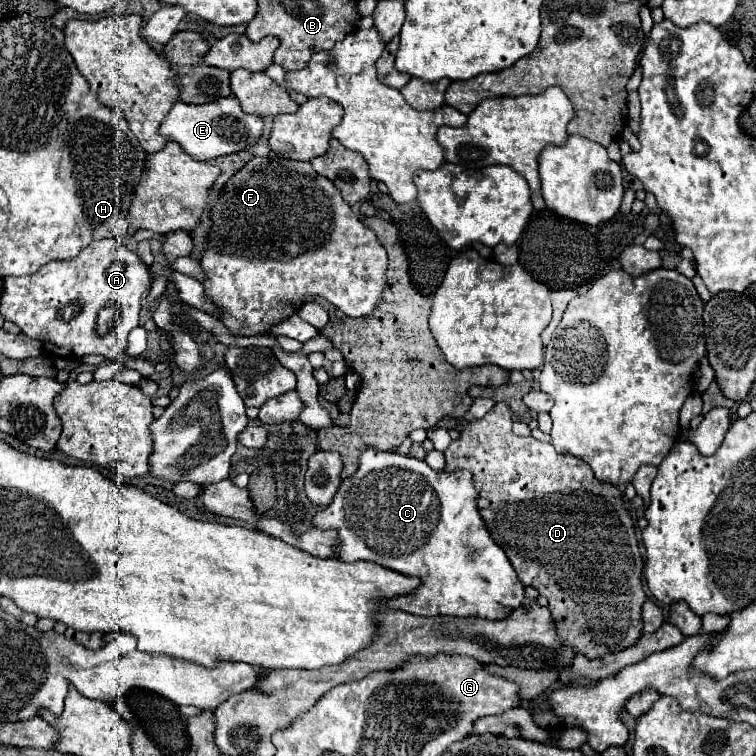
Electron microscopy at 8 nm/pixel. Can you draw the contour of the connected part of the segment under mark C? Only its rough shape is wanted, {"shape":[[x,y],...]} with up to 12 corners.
{"shape":[[368,447],[312,525],[386,601],[506,619],[524,585],[470,471]]}

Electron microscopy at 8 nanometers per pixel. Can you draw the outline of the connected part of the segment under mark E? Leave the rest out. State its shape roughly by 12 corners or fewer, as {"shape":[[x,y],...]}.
{"shape":[[234,97],[178,101],[160,131],[208,161],[258,143],[264,119]]}

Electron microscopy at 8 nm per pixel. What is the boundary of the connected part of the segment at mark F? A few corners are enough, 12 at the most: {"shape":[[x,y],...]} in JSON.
{"shape":[[254,157],[212,211],[216,315],[374,311],[388,257],[310,163]]}

